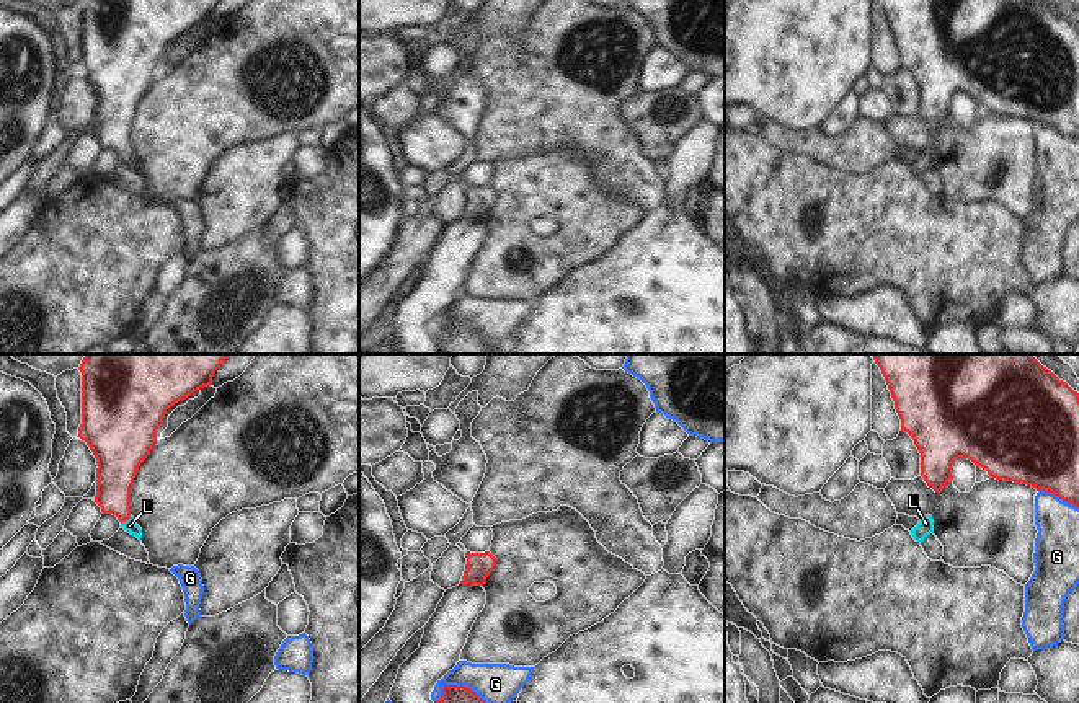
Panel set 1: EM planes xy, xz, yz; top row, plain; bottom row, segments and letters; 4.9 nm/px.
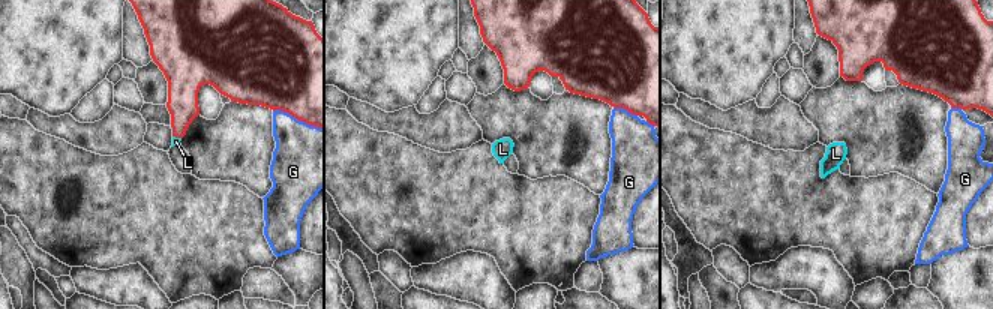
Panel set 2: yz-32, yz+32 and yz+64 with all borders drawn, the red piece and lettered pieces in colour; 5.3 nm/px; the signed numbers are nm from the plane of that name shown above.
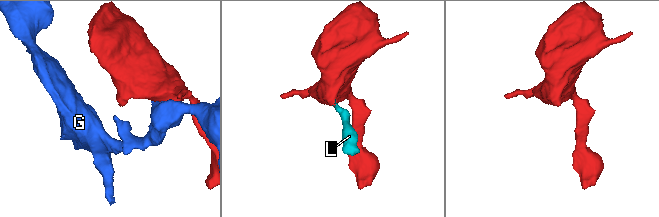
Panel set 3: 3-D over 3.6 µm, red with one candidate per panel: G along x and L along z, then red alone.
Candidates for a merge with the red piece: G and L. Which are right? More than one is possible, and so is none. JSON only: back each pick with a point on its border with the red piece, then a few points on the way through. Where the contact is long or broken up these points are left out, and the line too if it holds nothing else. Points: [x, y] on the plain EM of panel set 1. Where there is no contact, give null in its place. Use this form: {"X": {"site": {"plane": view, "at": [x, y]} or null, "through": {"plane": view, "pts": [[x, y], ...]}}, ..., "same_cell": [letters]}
{"L": {"site": {"plane": "xy", "at": [126, 154]}, "through": {"plane": "xy", "pts": [[116, 105], [116, 136], [126, 154], [129, 160]]}}, "same_cell": ["L"]}

